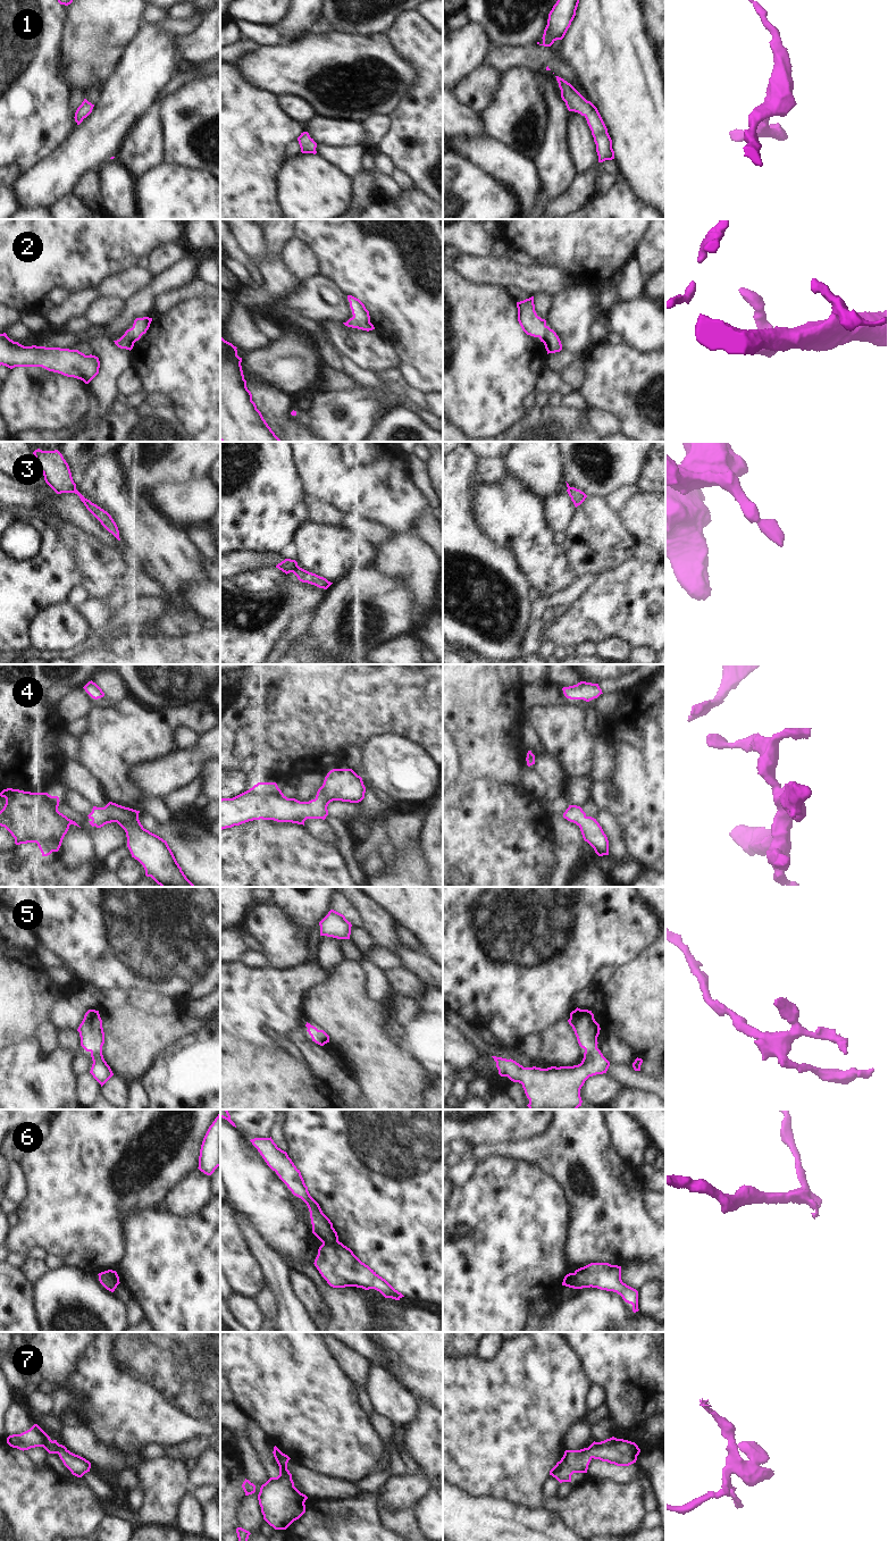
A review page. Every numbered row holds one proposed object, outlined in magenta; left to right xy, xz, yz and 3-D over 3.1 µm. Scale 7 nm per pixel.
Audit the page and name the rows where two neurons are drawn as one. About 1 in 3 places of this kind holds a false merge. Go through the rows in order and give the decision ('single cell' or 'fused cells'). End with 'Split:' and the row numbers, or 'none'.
1: single cell
2: single cell
3: fused cells
4: single cell
5: single cell
6: fused cells
7: single cell
Split: 3, 6

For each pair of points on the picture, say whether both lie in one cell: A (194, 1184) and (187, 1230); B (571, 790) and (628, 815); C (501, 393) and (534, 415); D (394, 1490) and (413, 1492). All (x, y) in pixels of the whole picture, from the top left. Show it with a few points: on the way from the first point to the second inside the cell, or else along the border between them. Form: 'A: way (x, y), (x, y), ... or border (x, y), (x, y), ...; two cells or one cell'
A: border (208, 1203), (190, 1216), (176, 1215), (165, 1207); two cells
B: border (593, 780), (589, 797); two cells
C: border (528, 405), (525, 413), (509, 429); two cells
D: way (399, 1490), (409, 1490); one cell

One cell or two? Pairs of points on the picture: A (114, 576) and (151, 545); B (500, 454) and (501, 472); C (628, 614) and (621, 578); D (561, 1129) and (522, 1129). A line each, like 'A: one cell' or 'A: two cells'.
A: two cells
B: two cells
C: one cell
D: two cells

